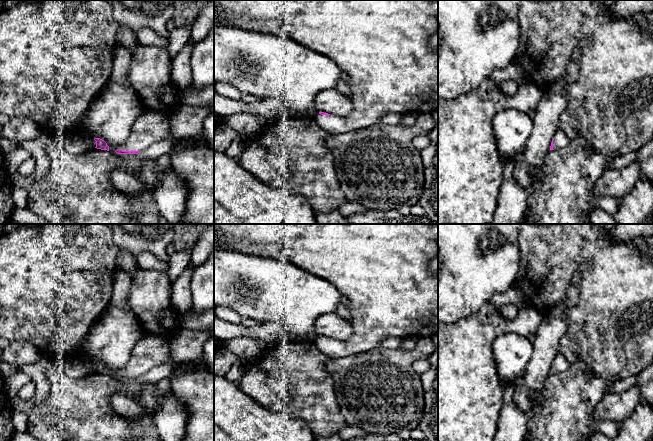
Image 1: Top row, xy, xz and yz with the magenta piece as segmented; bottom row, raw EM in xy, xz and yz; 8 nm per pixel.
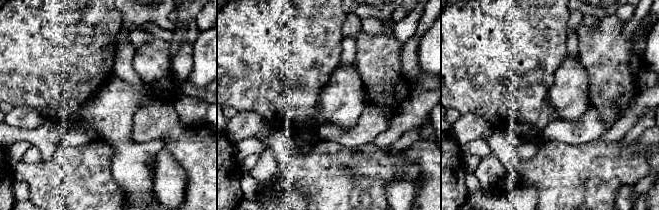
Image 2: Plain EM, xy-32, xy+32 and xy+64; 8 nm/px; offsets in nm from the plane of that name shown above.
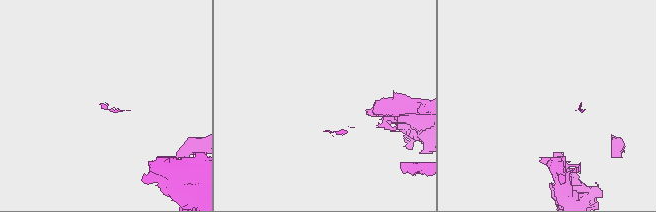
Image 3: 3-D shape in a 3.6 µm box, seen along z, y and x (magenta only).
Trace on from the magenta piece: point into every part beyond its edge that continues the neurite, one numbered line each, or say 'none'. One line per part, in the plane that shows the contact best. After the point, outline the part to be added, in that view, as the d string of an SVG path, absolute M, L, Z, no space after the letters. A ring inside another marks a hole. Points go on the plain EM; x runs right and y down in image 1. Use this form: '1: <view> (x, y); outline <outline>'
1: xy (150, 351); outline M145 334L134 346L122 375L144 376L156 366L170 361L170 338Z

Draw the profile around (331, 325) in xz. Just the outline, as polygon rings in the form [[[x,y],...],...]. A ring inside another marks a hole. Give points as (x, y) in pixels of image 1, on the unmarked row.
[[[334,312],[320,316],[315,321],[314,331],[317,337],[344,341],[351,338],[353,326],[351,320],[344,319]]]

